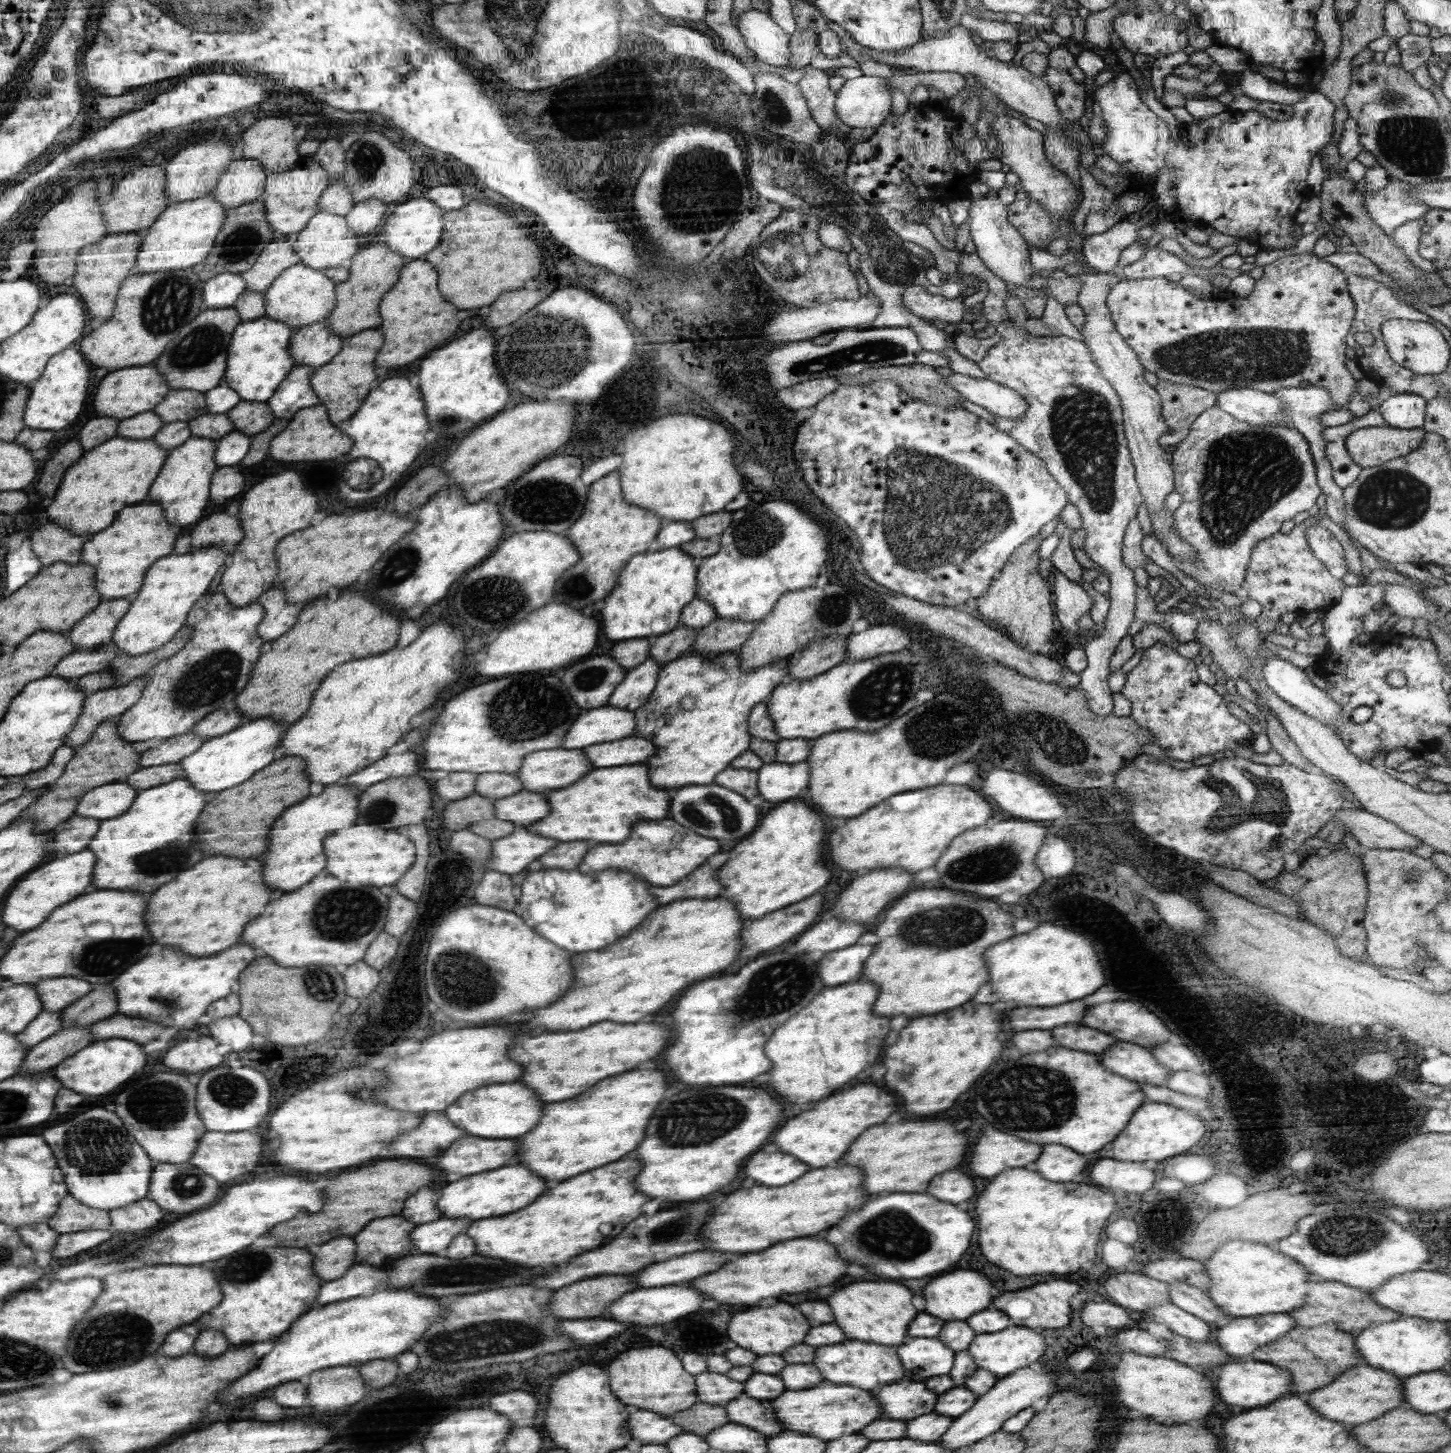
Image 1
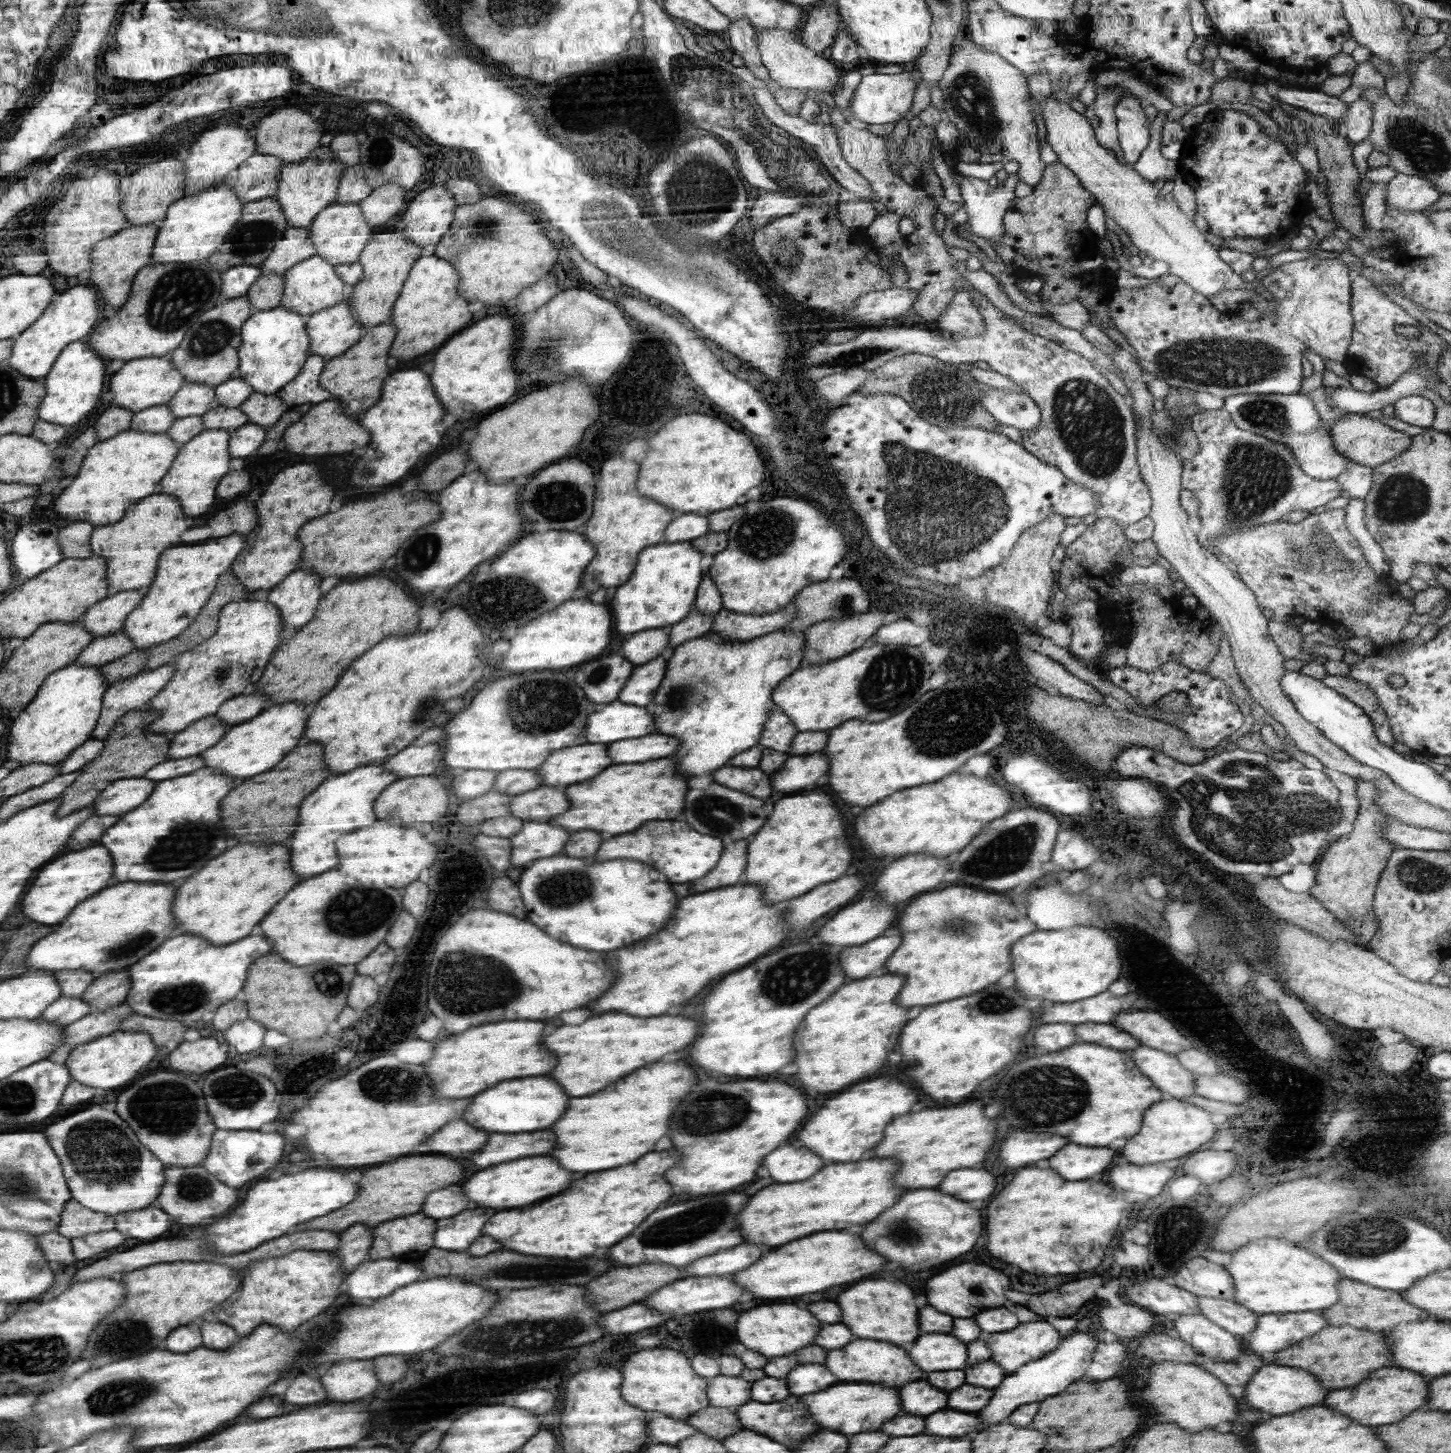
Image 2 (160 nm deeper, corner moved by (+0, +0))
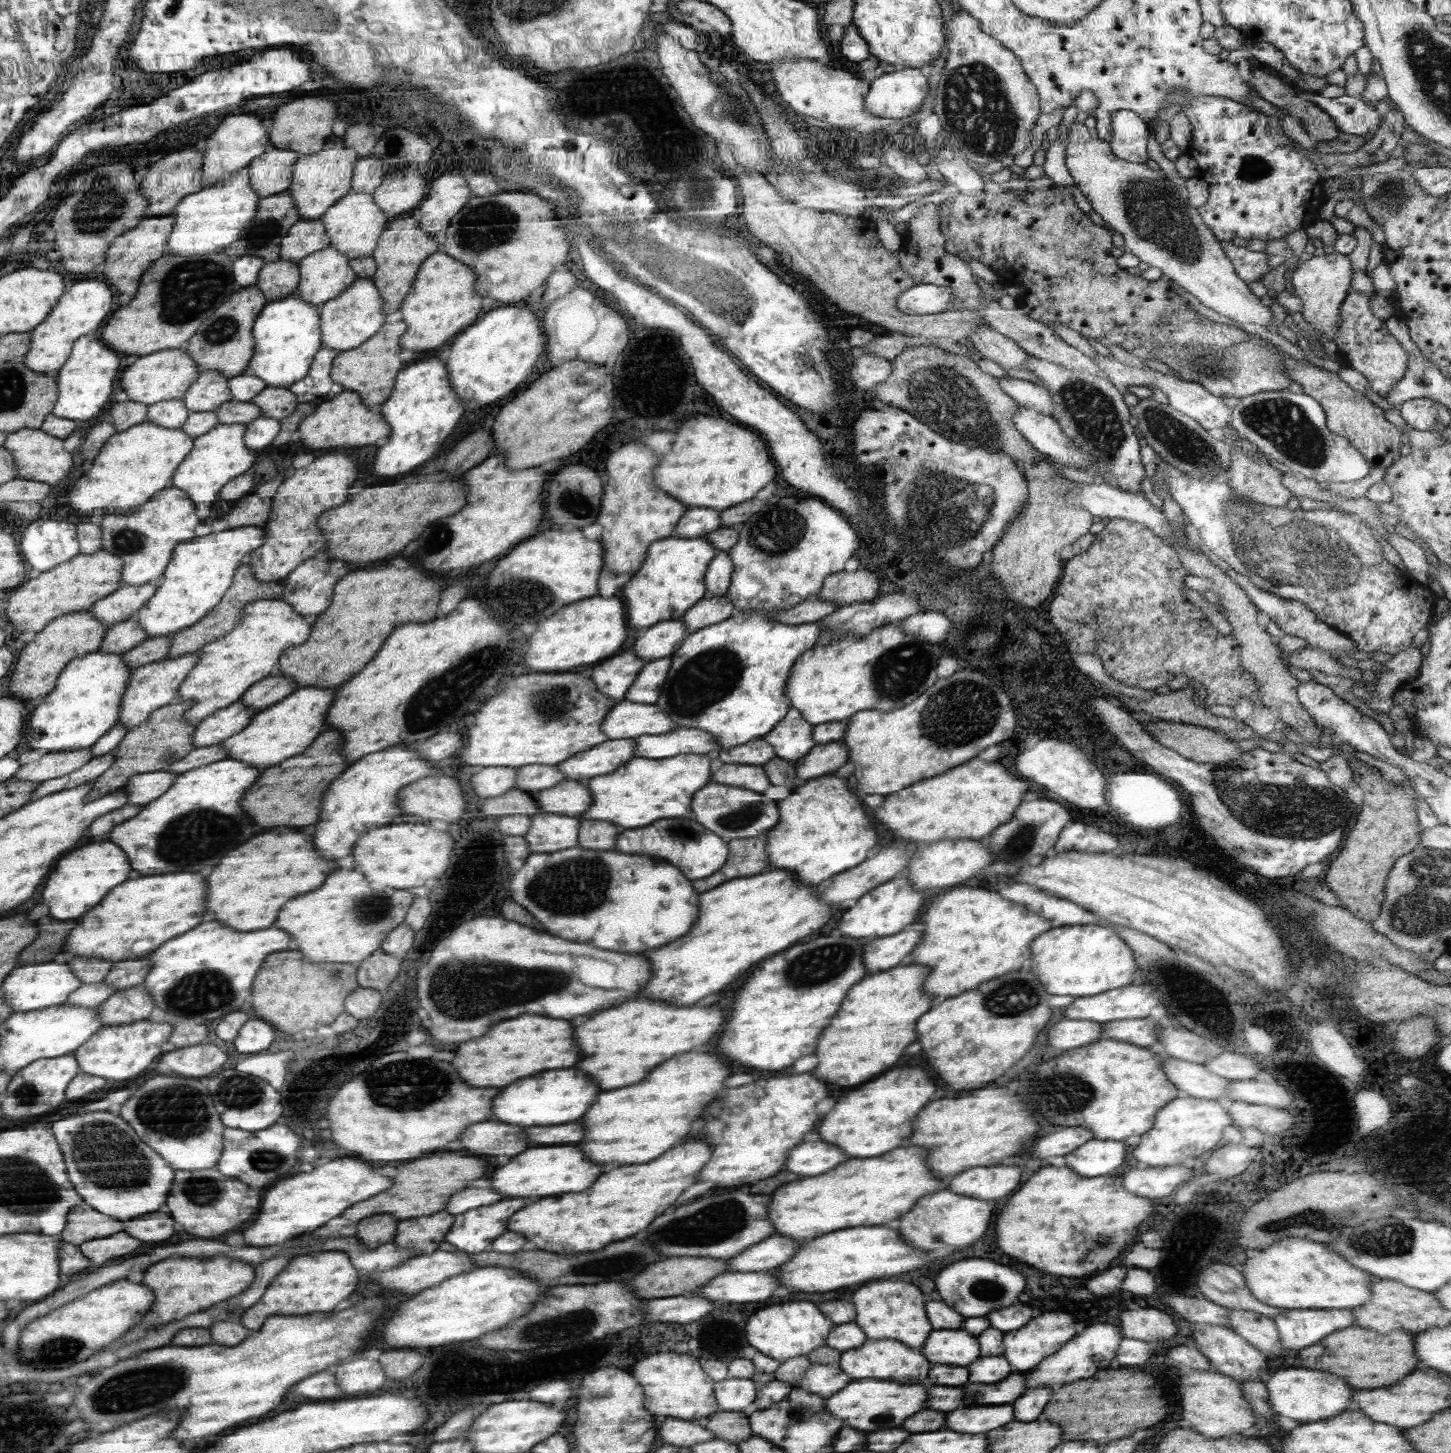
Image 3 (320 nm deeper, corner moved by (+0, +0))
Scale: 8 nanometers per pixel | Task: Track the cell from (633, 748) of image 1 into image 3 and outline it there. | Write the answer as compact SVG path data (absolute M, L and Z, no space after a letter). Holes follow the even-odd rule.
M678 728L670 734L636 738L638 756L642 758L672 758L678 754L710 754L718 748L714 738L704 730Z

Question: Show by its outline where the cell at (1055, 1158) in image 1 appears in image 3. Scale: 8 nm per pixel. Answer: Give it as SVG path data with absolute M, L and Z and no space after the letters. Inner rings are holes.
M1090 1140L1076 1148L1072 1154L1066 1155L1068 1166L1080 1176L1104 1176L1116 1174L1116 1170L1124 1164L1126 1158L1124 1142L1106 1142L1106 1140Z

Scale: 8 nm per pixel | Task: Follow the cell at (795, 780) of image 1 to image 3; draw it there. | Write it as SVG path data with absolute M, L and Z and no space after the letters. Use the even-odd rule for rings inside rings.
M842 741L817 744L802 762L794 762L798 778L815 779L829 775L846 764L849 748Z

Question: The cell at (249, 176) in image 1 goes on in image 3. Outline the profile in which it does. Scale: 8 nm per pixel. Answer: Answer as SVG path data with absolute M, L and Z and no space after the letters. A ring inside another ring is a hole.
M269 144L265 152L247 166L257 193L269 197L288 190L299 156L295 150L284 150Z

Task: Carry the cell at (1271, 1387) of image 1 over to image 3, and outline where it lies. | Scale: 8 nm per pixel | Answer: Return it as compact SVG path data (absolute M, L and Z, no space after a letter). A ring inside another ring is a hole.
M1293 1366L1268 1374L1264 1381L1269 1390L1272 1410L1276 1414L1288 1416L1292 1420L1320 1422L1350 1410L1354 1404L1354 1400L1352 1400L1354 1390L1346 1382L1342 1382L1342 1378L1321 1370Z

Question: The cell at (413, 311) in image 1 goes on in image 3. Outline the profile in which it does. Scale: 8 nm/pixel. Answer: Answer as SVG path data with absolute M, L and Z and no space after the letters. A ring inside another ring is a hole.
M442 250L425 260L426 266L422 266L422 274L417 274L418 282L413 282L414 294L410 294L410 298L406 298L402 304L404 322L410 322L410 330L406 330L406 338L402 338L402 346L416 352L440 348L450 338L474 324L482 312L482 300L472 300L478 296L474 292L474 270Z

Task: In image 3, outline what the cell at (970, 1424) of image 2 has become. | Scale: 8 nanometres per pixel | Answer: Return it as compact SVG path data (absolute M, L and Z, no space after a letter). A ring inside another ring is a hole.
M1008 1404L972 1406L972 1408L958 1408L954 1412L948 1412L946 1428L956 1430L956 1432L980 1434L980 1432L990 1432L998 1426L1004 1426L1012 1420L1015 1420L1014 1408Z

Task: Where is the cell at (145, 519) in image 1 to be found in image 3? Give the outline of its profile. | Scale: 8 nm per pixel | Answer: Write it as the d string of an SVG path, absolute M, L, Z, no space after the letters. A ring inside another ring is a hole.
M180 488L162 490L158 498L150 498L142 510L122 514L106 514L102 520L102 542L106 550L120 556L125 561L124 584L140 586L146 583L159 583L173 558L174 546L192 540L200 518L196 514L194 502Z

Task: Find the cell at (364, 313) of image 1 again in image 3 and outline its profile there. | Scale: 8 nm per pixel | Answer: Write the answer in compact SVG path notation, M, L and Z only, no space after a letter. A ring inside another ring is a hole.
M400 216L394 221L389 221L385 233L381 235L378 246L372 254L372 260L376 262L377 269L372 278L381 291L382 299L385 300L385 312L396 312L402 306L402 300L411 291L412 283L416 278L420 265L426 258L440 251L438 242L428 231L421 230L417 219L403 218Z

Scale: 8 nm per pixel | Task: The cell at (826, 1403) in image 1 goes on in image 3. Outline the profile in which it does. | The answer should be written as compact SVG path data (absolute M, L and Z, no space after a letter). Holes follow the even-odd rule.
M874 1378L854 1380L838 1394L830 1396L826 1400L826 1406L830 1406L830 1414L836 1418L844 1418L844 1424L866 1430L866 1432L878 1432L886 1428L900 1426L908 1416L920 1412L926 1404L926 1386L922 1384L898 1384L898 1382L882 1382ZM886 1414L886 1416L876 1416Z

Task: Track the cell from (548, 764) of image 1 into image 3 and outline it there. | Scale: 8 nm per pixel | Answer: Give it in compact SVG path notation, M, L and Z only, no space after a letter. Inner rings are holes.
M630 738L608 740L602 746L576 754L562 762L562 772L572 780L590 780L592 776L612 774L618 766L628 762L636 752L636 742Z

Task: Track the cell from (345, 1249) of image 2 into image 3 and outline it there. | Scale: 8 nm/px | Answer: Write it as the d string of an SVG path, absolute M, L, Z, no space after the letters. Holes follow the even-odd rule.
M388 1214L364 1218L358 1224L357 1234L354 1234L354 1237L360 1239L366 1248L378 1248L380 1245L393 1242L399 1221L397 1218L388 1216Z

